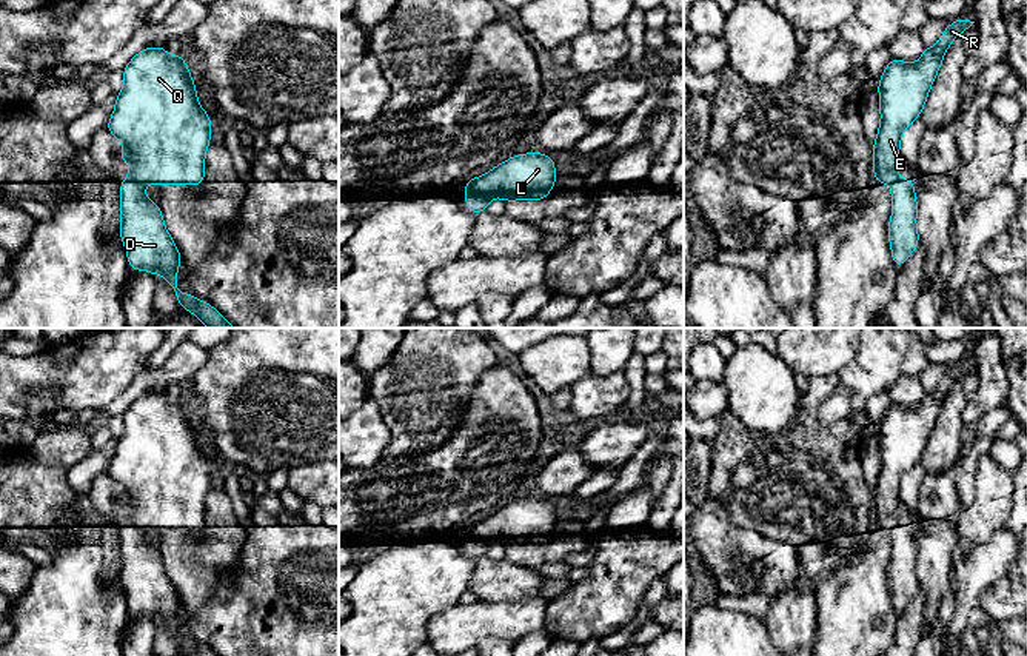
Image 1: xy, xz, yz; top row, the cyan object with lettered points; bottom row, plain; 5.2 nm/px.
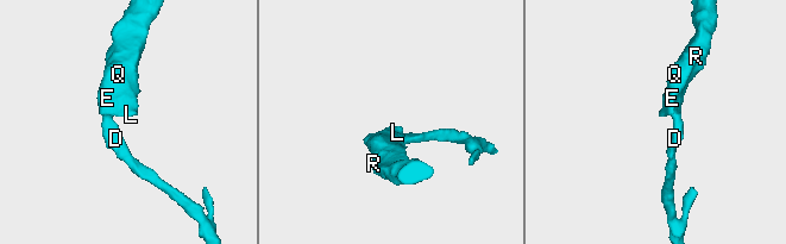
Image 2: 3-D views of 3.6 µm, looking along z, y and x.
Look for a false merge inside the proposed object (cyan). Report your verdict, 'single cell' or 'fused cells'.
fused cells

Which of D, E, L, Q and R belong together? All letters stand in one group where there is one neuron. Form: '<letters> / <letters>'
D / E L Q R

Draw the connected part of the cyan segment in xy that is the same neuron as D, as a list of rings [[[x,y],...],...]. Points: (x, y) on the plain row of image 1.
[[[120,527],[120,582],[125,588],[129,613],[160,618],[179,647],[188,656],[217,656],[192,639],[177,633],[177,613],[182,601],[165,573],[160,550],[146,544],[143,528]]]

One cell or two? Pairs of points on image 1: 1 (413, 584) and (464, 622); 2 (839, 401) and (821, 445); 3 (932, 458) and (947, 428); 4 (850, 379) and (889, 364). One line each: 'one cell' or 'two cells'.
1: two cells
2: two cells
3: one cell
4: one cell

